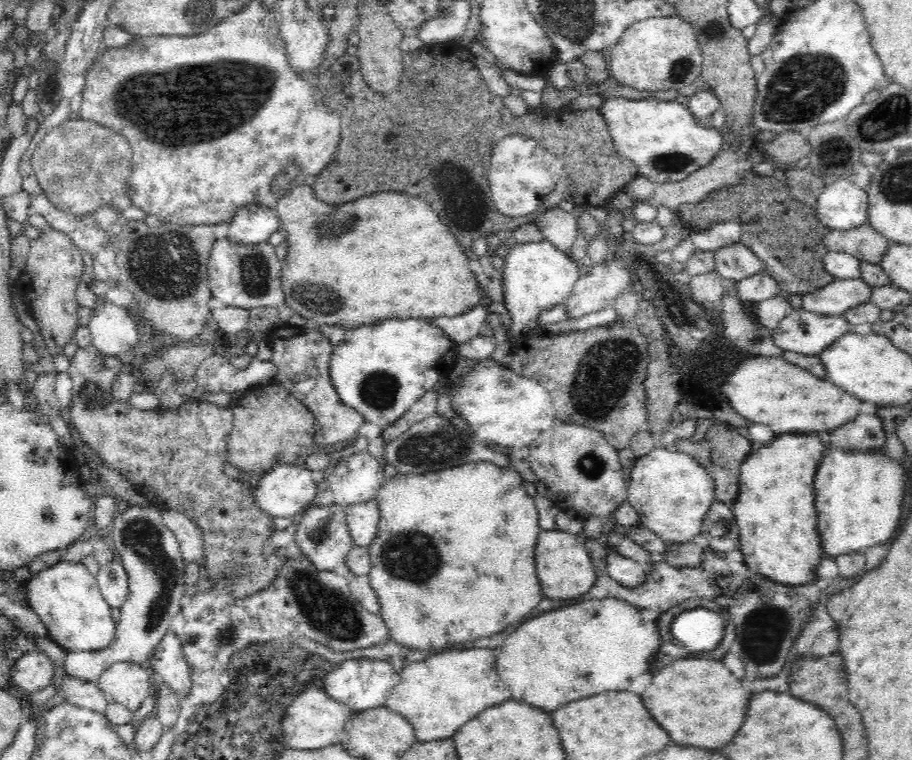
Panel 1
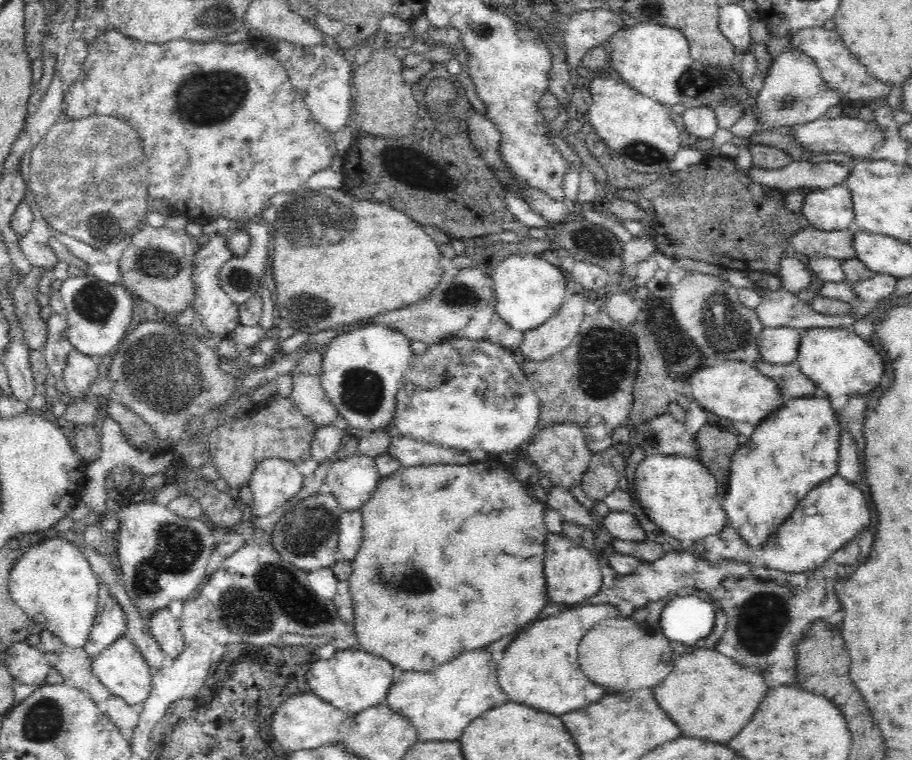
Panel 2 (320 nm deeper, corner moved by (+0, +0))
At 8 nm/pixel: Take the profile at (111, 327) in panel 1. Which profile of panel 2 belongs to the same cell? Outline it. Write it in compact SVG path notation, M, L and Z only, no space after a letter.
M89 273L83 277L67 278L57 293L64 303L68 324L64 339L82 354L95 359L112 354L126 336L134 314L134 300L130 292L120 283L107 284Z

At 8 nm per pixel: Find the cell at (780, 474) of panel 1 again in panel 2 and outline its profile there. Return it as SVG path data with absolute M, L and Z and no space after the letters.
M807 397L790 398L782 406L782 412L776 412L766 422L762 420L755 427L748 444L736 450L734 460L731 458L728 496L721 507L726 512L729 525L738 531L747 548L764 548L780 524L792 516L798 502L838 470L841 428L838 428L829 400L804 398Z

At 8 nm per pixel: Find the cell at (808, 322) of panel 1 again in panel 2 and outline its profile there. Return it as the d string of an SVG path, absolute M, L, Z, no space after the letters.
M764 327L756 341L762 360L776 364L788 364L797 360L802 329L790 327Z

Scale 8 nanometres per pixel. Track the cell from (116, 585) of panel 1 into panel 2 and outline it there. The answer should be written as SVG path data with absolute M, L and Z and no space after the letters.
M99 581L97 592L97 615L92 624L90 641L84 646L84 651L93 659L104 652L110 644L126 635L127 622L124 607L118 603L108 583Z

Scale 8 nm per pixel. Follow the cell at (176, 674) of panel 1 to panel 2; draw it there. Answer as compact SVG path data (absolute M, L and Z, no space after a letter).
M164 608L156 612L148 624L149 631L156 639L161 651L165 656L173 659L184 652L184 635L181 624L178 624L176 619L168 608Z

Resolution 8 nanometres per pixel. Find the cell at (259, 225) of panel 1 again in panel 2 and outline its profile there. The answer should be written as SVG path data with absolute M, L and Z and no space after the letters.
M211 234L208 243L198 248L195 257L194 275L197 300L192 304L196 315L202 320L207 334L216 334L229 338L234 327L239 323L239 308L220 286L221 269L234 257L235 251L229 246L229 238L220 234Z

